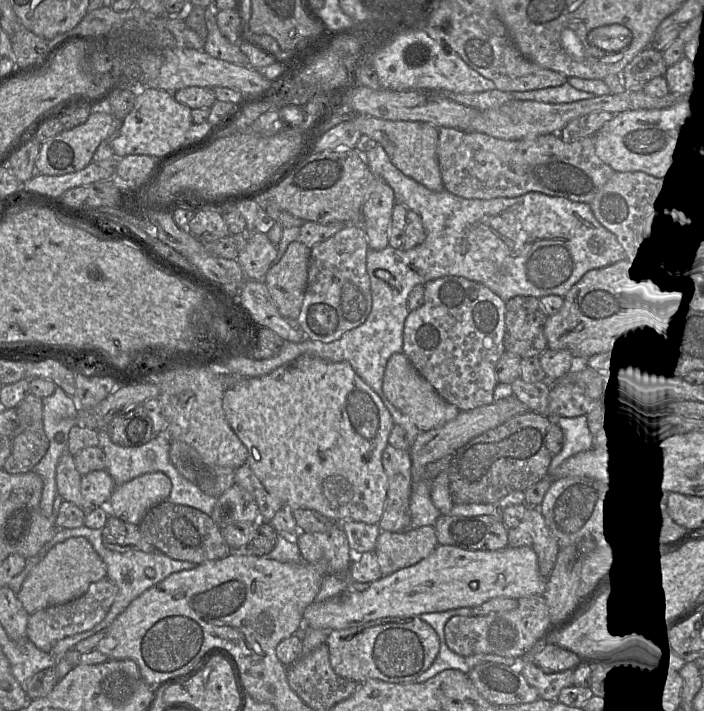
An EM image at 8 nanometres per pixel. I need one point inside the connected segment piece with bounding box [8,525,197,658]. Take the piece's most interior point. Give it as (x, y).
(126, 570)

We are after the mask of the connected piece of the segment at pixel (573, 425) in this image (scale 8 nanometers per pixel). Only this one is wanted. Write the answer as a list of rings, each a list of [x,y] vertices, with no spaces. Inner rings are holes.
[[[587,416],[558,417],[554,422],[562,429],[564,445],[562,450],[554,455],[548,469],[548,477],[555,475],[555,470],[571,456],[590,450],[592,438],[587,425]]]

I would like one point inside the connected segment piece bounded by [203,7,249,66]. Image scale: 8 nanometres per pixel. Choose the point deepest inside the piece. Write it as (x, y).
(216, 45)

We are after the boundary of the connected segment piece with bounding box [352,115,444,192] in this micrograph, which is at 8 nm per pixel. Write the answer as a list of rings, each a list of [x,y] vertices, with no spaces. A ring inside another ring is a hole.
[[[356,115],[352,121],[362,135],[383,147],[392,164],[404,175],[431,191],[444,190],[437,158],[437,127],[421,121],[390,121],[365,115]]]

